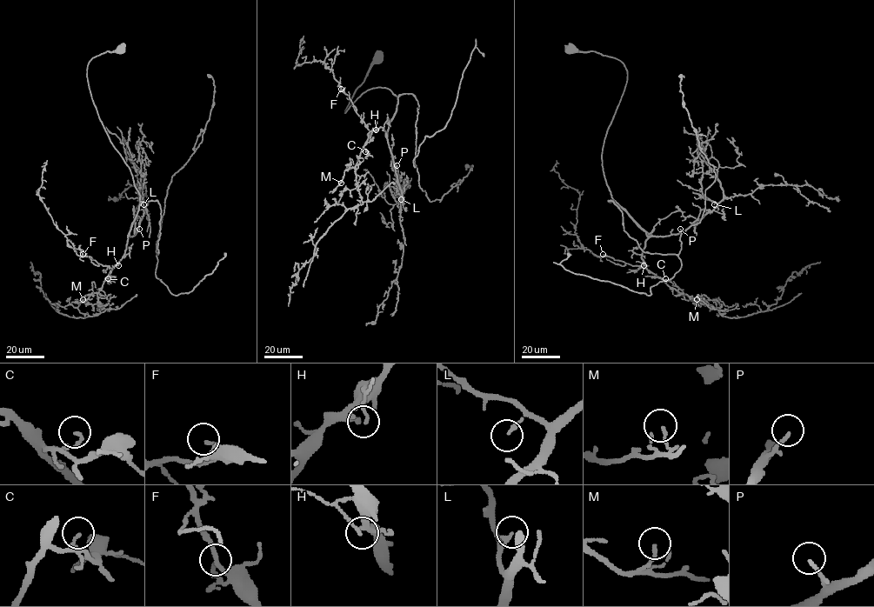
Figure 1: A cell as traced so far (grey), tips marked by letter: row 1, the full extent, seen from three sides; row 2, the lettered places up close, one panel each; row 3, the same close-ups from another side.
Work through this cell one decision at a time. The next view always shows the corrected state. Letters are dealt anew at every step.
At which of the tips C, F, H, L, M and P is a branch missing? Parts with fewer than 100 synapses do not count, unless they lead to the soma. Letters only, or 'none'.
H

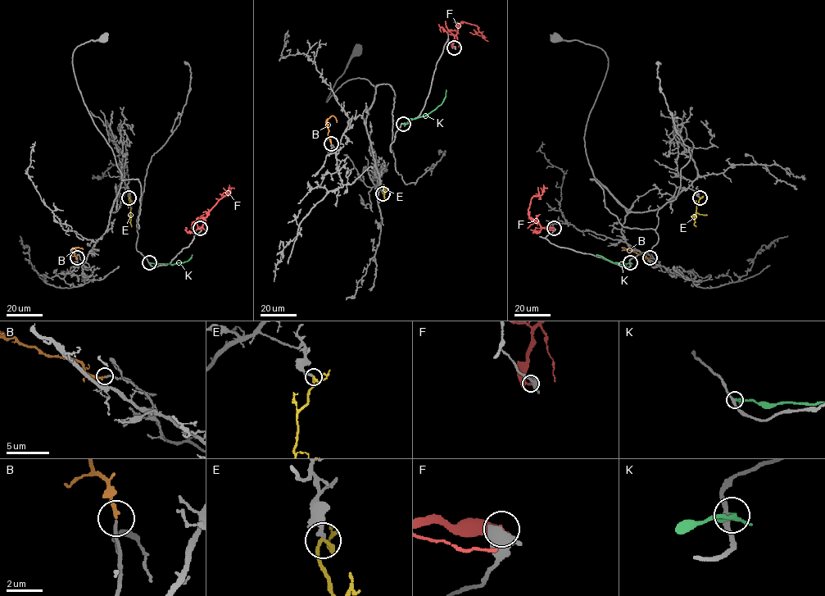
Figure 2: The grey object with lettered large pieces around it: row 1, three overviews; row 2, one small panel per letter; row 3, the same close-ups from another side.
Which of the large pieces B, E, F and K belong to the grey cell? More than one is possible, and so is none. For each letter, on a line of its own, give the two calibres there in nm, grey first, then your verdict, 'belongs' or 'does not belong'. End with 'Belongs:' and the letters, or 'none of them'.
B: 180 nm thick on the grey side, 200 nm on the other; belongs
E: 220 nm thick on the grey side, 180 nm on the other; belongs
F: 550 nm thick on the grey side, 200 nm on the other; does not belong
K: 280 nm thick on the grey side, 180 nm on the other; does not belong
Belongs: B, E

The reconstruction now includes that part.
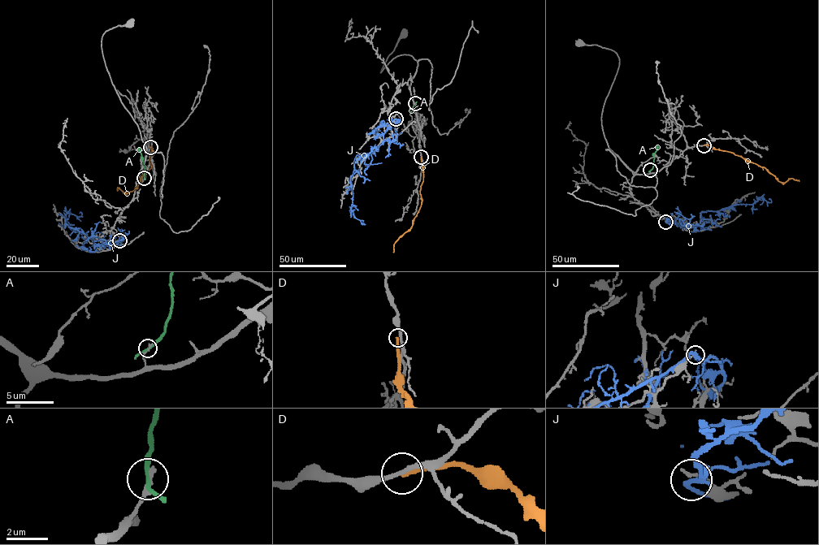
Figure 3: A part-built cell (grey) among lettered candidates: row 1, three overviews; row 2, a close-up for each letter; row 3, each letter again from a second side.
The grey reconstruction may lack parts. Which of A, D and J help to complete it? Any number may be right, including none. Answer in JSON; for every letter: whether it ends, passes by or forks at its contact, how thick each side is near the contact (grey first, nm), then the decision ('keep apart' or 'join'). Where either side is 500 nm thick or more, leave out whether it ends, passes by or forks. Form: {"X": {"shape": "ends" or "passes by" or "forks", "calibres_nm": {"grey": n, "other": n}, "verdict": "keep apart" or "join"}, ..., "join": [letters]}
{"A": {"shape": "passes by", "calibres_nm": {"grey": 240, "other": 190}, "verdict": "keep apart"}, "D": {"shape": "ends", "calibres_nm": {"grey": 200, "other": 240}, "verdict": "keep apart"}, "J": {"shape": "forks", "calibres_nm": {"grey": 170, "other": 200}, "verdict": "keep apart"}, "join": []}

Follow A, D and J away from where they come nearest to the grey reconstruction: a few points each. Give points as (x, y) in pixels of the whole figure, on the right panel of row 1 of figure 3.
A: (650, 170), (657, 145)
D: (704, 145), (741, 156), (763, 166), (778, 181), (784, 183), (790, 178), (799, 181)
J: (665, 222), (696, 227), (703, 211), (718, 211), (739, 204), (752, 205), (759, 199), (770, 202), (769, 199)

